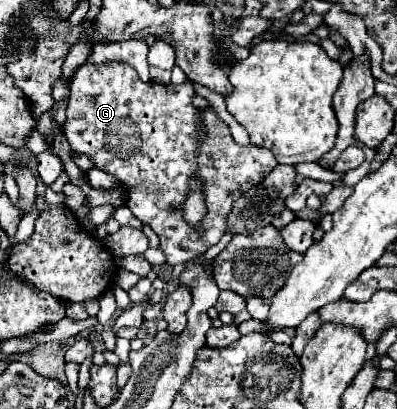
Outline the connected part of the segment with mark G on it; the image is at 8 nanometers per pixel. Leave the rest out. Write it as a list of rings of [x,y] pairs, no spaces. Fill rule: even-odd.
[[[85,63],[75,71],[71,79],[67,121],[63,125],[63,135],[75,153],[89,155],[99,169],[115,175],[123,183],[127,191],[125,205],[141,223],[149,225],[159,235],[161,249],[169,265],[193,261],[195,257],[201,257],[209,247],[217,245],[227,229],[227,211],[231,211],[231,201],[235,201],[251,187],[259,185],[277,165],[271,151],[253,145],[247,147],[237,145],[231,137],[229,127],[219,119],[219,115],[211,107],[203,111],[193,107],[191,105],[193,97],[195,91],[191,81],[185,81],[183,85],[159,85],[153,81],[141,83],[133,67],[127,67],[125,63],[99,63],[99,65]],[[197,119],[201,119],[201,123],[207,127],[203,145],[197,143],[199,139]],[[197,171],[203,177],[201,179],[205,187],[203,193],[207,199],[207,215],[203,219],[201,233],[191,229],[181,217],[181,207],[187,197],[187,179],[191,175],[197,175]]]

